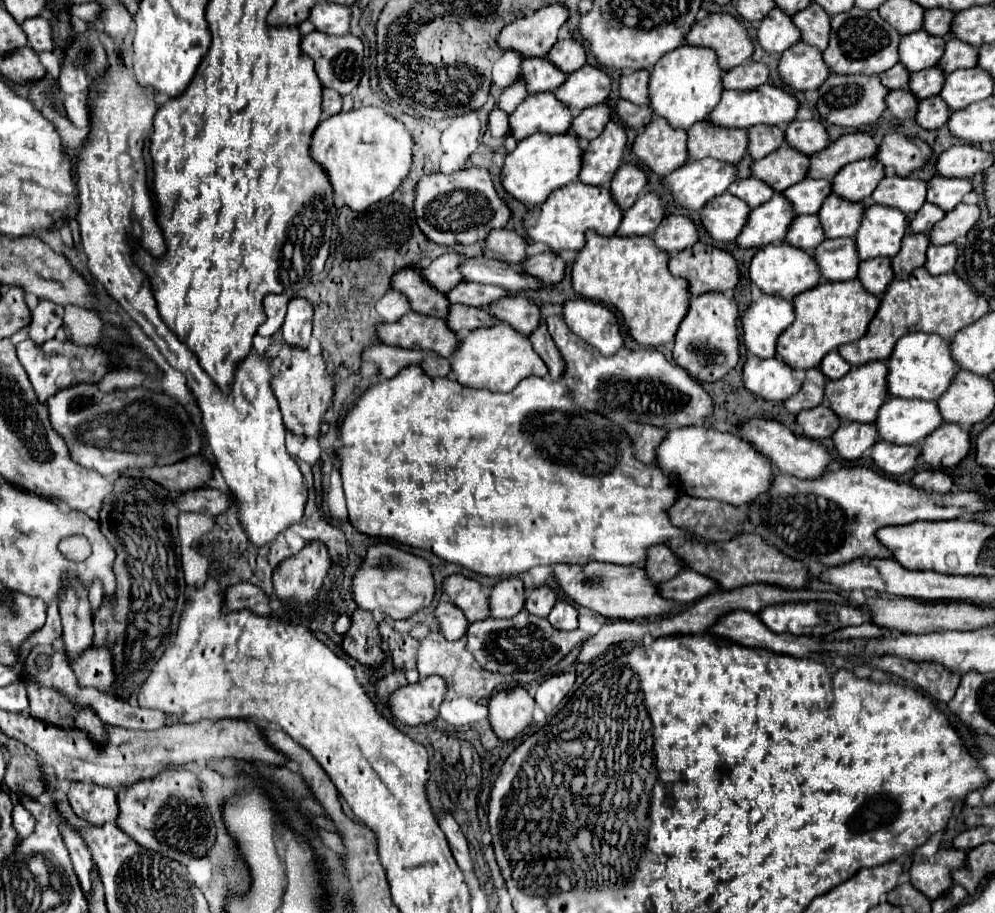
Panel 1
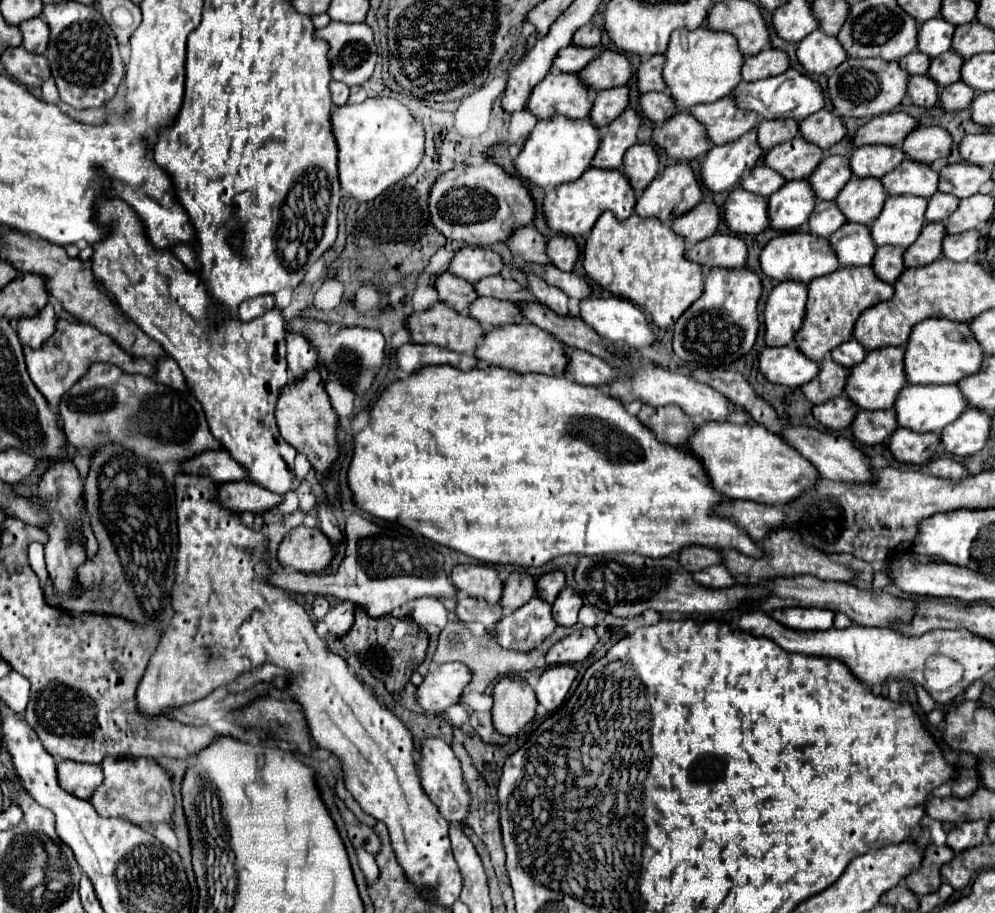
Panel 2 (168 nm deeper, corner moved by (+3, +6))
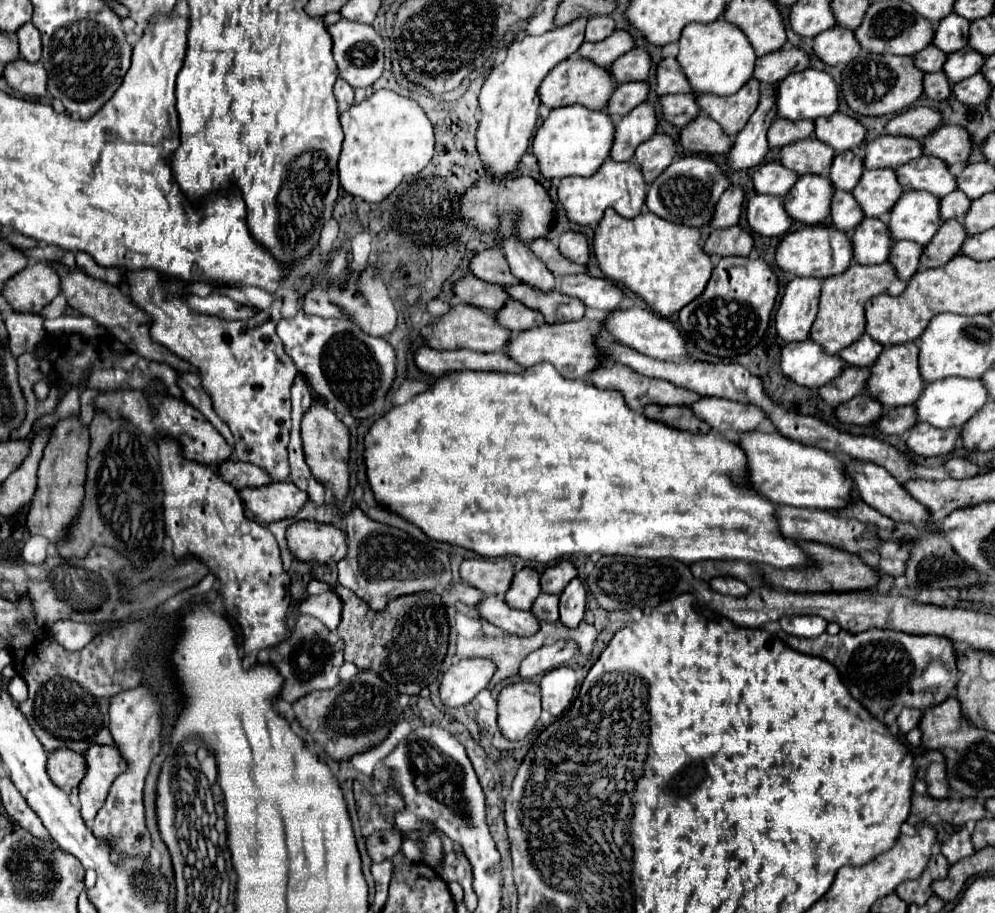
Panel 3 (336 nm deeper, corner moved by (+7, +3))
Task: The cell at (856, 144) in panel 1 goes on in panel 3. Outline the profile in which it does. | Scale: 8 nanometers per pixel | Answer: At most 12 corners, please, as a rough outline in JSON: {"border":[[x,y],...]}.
{"border":[[911,107],[885,125],[887,135],[923,139],[941,125],[929,107]]}

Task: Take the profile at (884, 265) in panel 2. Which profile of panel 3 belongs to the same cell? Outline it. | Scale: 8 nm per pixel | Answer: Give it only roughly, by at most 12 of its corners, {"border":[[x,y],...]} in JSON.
{"border":[[903,241],[891,247],[889,263],[901,281],[917,271],[921,249]]}

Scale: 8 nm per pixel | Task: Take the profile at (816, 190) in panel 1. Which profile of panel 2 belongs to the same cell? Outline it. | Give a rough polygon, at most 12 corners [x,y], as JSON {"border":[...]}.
{"border":[[847,156],[821,160],[809,182],[819,200],[835,200],[851,178]]}

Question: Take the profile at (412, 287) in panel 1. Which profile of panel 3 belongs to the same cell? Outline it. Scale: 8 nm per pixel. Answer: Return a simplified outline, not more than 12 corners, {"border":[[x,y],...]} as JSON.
{"border":[[473,275],[453,285],[461,303],[497,311],[507,303],[501,285]]}

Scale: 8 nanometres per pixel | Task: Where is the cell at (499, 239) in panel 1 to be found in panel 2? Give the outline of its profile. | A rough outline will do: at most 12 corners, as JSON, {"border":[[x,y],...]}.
{"border":[[535,226],[519,228],[509,240],[523,262],[551,264],[547,238]]}

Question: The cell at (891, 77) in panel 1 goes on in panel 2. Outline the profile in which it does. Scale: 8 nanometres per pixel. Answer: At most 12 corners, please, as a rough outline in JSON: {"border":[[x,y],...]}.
{"border":[[913,50],[901,60],[909,74],[927,74],[931,58]]}

